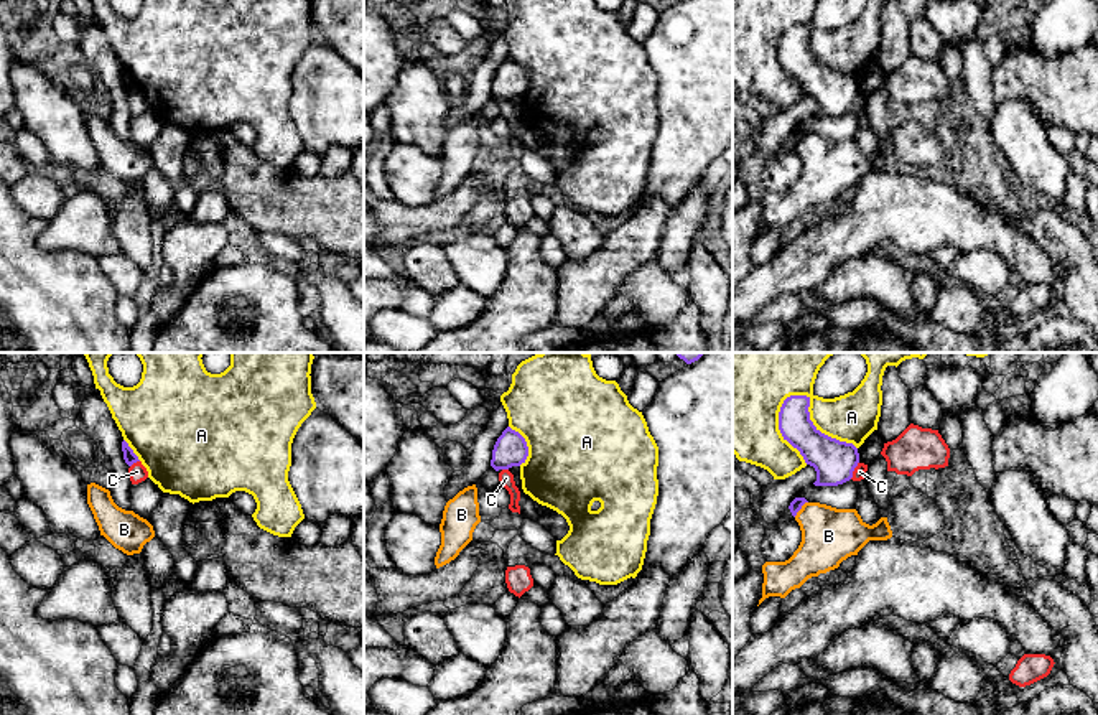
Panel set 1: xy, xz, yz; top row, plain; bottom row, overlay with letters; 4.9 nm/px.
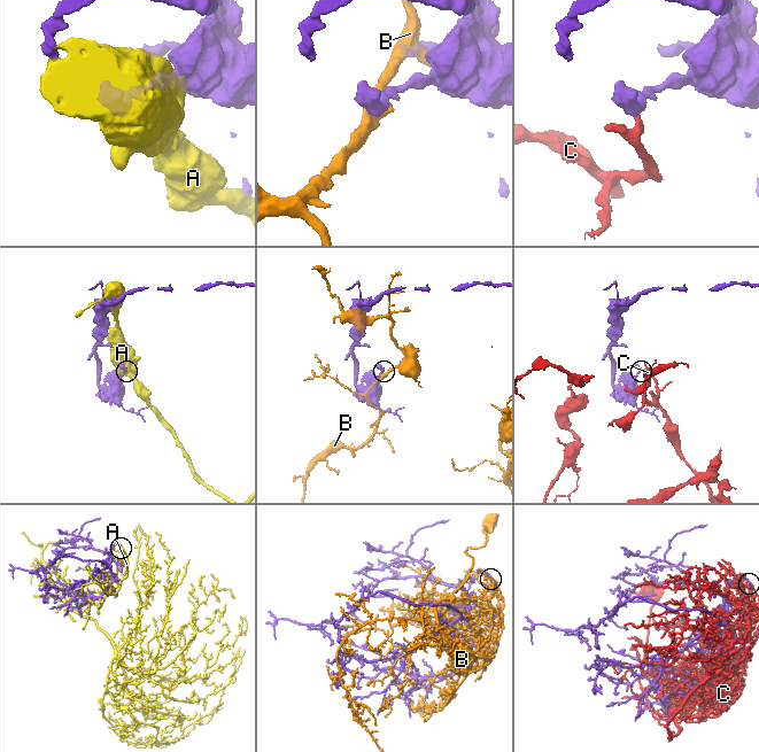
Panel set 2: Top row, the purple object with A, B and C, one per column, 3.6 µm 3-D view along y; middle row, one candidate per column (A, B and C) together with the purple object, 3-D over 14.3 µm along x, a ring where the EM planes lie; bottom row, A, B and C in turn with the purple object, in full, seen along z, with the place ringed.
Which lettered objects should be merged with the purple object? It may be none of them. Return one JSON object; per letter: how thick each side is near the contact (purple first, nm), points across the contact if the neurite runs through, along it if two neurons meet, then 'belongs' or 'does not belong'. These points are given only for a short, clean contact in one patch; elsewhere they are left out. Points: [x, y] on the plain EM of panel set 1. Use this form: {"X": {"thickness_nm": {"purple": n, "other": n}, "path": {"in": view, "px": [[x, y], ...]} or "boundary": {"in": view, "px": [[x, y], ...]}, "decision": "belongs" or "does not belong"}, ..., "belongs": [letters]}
{"A": {"thickness_nm": {"purple": 200, "other": 240}, "decision": "does not belong"}, "B": {"thickness_nm": {"purple": 60, "other": 280}, "decision": "does not belong"}, "C": {"thickness_nm": {"purple": 200, "other": 60}, "boundary": {"in": "yz", "px": [[858, 93], [850, 109]]}, "decision": "does not belong"}, "belongs": []}

